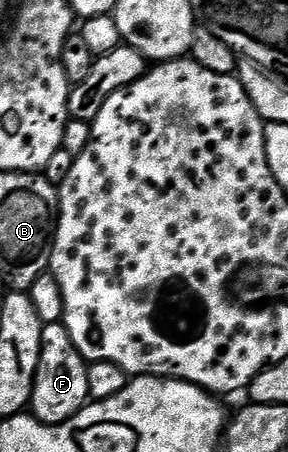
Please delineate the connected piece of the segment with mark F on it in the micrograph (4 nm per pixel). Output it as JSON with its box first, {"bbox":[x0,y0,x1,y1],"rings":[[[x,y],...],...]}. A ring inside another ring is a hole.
{"bbox":[32,324,90,425],"rings":[[[64,324],[45,325],[39,367],[33,384],[32,416],[38,417],[44,425],[62,425],[64,421],[75,416],[90,400],[87,391],[88,370],[89,365],[84,355],[75,347]]]}

